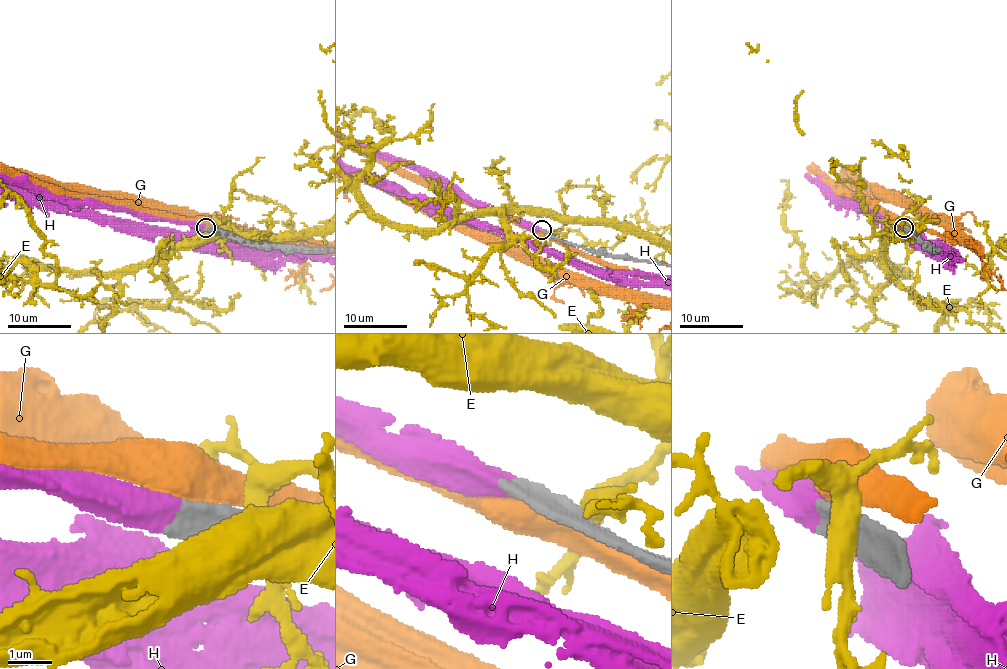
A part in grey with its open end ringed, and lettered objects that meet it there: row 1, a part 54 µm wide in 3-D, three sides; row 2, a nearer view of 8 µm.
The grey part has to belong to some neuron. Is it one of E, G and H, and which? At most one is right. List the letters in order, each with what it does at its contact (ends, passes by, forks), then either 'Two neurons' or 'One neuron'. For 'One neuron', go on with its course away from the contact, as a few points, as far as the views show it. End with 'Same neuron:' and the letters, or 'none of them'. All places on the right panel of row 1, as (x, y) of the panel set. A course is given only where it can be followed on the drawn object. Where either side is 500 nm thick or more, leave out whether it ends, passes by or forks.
E: It forks there. Two neurons
G: Two neurons
H: One neuron
Same neuron: H

